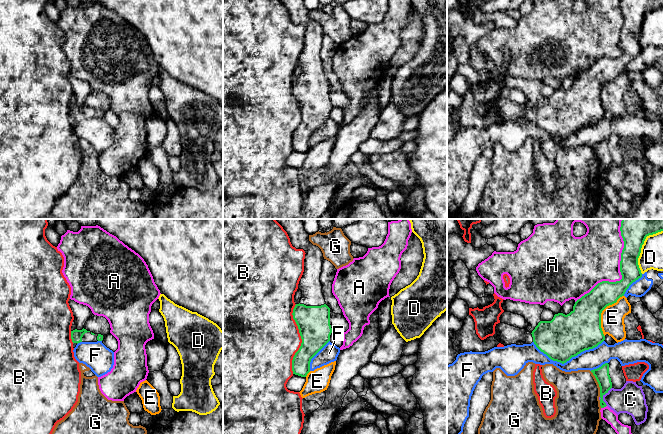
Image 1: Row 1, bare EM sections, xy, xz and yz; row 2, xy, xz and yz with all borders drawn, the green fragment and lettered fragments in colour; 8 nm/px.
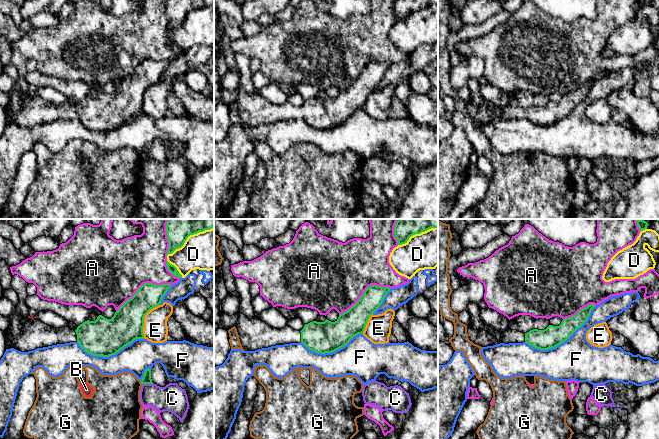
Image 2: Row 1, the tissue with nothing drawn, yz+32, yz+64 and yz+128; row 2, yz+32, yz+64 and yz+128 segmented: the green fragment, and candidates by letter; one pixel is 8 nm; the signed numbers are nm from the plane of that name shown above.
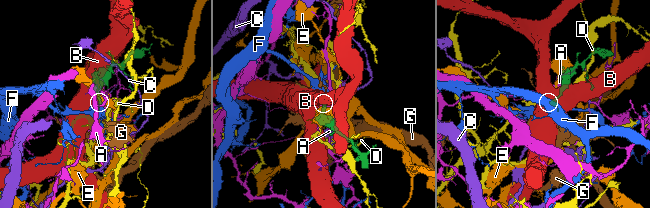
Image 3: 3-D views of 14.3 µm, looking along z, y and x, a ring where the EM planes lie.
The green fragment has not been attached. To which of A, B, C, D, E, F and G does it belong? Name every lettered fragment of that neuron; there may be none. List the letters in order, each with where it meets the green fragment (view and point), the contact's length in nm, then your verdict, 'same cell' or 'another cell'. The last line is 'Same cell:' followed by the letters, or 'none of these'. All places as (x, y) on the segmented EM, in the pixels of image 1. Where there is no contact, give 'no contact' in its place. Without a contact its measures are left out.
A: yz (620, 271) | 750 nm | another cell
B: xz (301, 338) | 550 nm | another cell
C: yz (602, 396) | 160 nm | another cell
D: yz (641, 247) | 400 nm | another cell
E: yz (601, 312) | 360 nm | another cell
F: yz (568, 360) | 550 nm | another cell
G: yz (598, 383) | 220 nm | another cell
Same cell: none of these

